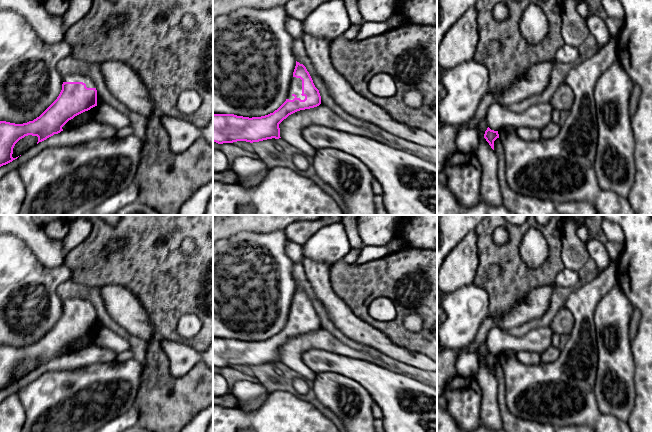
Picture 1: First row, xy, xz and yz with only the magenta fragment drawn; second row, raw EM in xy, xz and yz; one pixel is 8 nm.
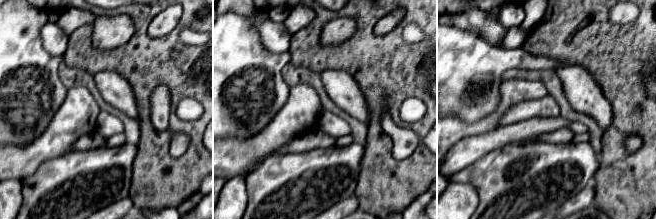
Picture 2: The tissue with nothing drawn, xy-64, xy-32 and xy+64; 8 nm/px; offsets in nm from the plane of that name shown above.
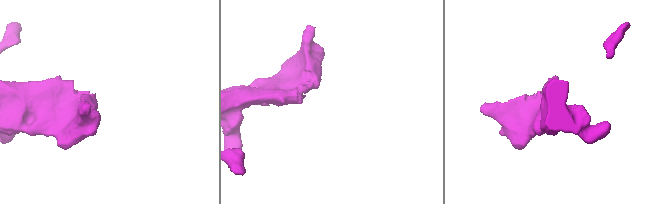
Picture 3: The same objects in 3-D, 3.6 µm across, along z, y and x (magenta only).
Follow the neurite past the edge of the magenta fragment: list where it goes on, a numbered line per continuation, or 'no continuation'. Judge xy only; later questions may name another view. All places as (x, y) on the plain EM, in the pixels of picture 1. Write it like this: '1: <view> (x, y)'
1: xy (88, 305)

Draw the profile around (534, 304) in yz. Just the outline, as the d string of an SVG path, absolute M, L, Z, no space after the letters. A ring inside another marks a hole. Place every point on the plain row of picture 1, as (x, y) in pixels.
M540 286L528 292L508 313L492 317L488 315L480 325L475 340L467 347L444 349L437 353L437 399L443 394L447 383L457 374L456 359L462 352L477 353L486 342L486 337L493 327L509 330L531 320L541 318L546 313L554 286Z

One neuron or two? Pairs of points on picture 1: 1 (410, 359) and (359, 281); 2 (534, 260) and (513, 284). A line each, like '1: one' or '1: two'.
1: two
2: two

